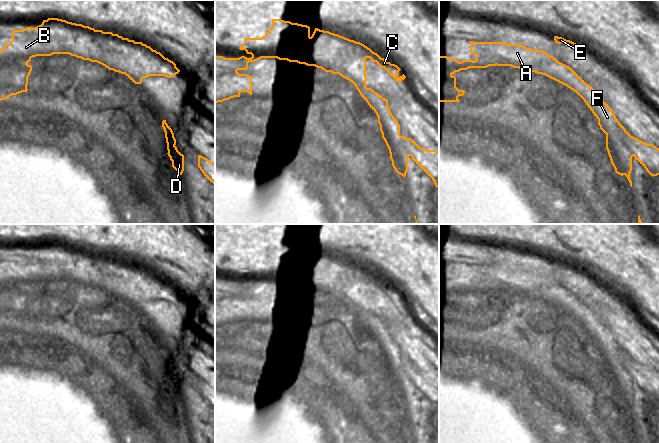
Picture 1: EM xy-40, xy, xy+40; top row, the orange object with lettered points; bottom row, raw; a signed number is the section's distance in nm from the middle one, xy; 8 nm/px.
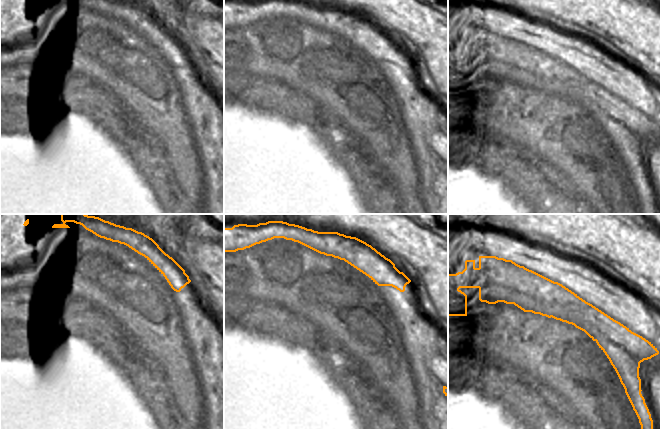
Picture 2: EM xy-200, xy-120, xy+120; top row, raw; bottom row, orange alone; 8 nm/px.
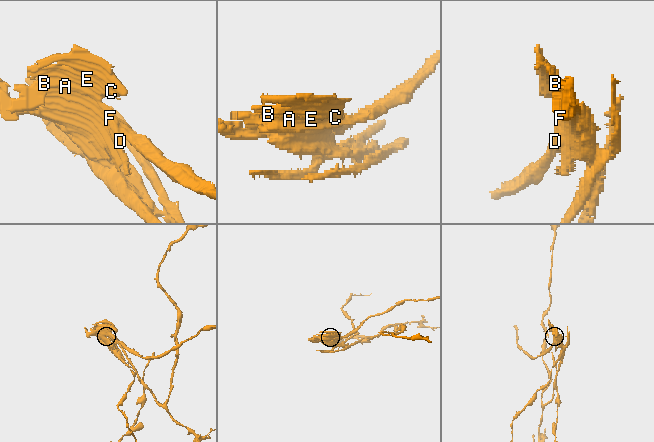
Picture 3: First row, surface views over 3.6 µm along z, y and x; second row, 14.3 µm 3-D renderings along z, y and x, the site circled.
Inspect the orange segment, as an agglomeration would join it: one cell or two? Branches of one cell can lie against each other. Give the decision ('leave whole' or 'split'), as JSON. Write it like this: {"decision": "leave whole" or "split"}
{"decision": "split"}

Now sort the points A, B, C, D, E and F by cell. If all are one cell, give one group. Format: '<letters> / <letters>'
A B C D E / F

